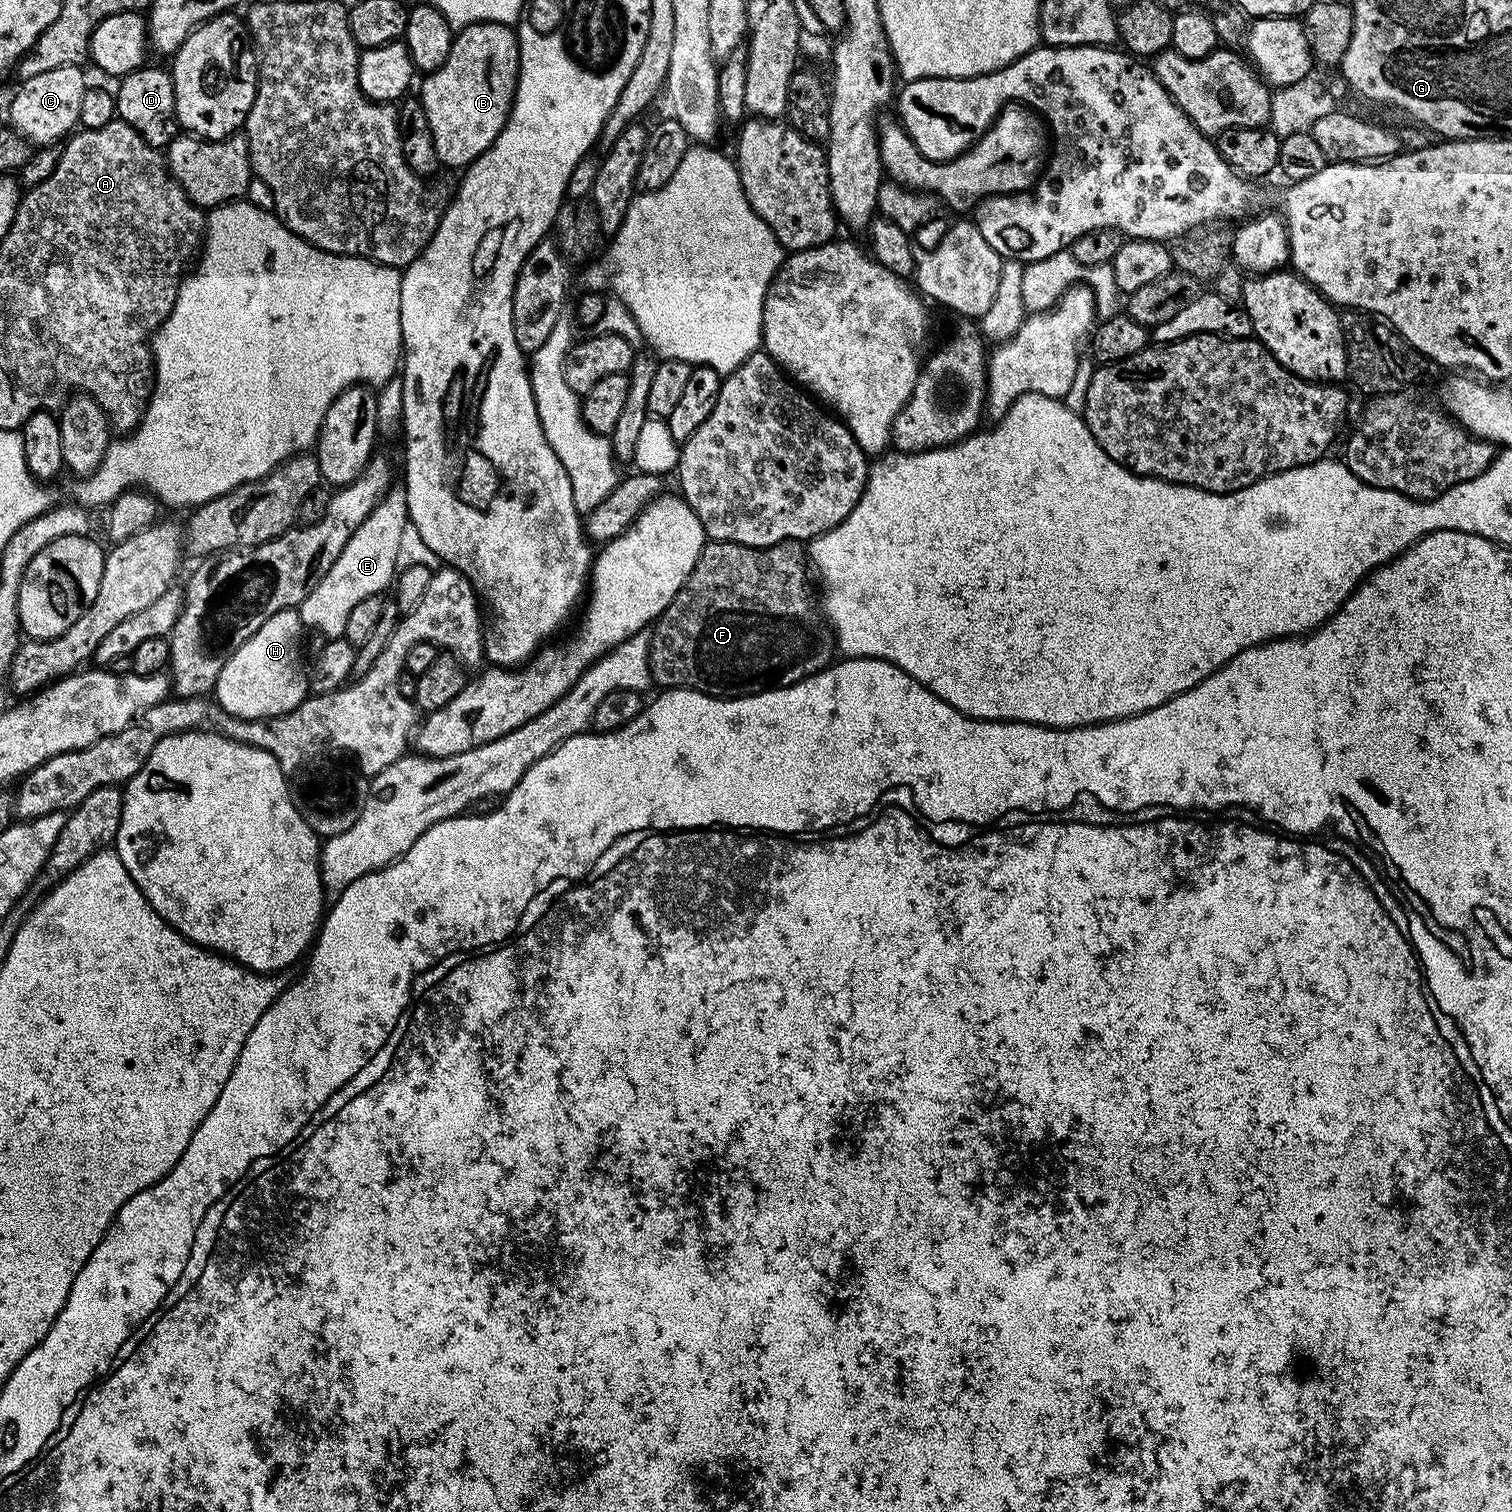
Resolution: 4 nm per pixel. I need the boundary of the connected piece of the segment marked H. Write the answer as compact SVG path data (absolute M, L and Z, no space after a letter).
M287 608L274 614L255 632L222 666L222 674L214 689L215 703L225 708L232 716L243 720L268 720L294 710L305 700L310 692L310 680L306 675L306 664L300 661L300 632L302 625L296 608Z

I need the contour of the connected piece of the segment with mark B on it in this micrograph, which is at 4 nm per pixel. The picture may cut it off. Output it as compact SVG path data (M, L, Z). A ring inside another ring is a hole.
M482 22L461 28L453 35L446 62L423 77L424 85L418 93L419 102L426 110L426 119L430 121L430 130L434 130L434 150L438 150L438 158L445 169L467 168L492 145L498 134L502 134L502 126L506 126L516 100L519 73L520 40L516 37L515 27Z

